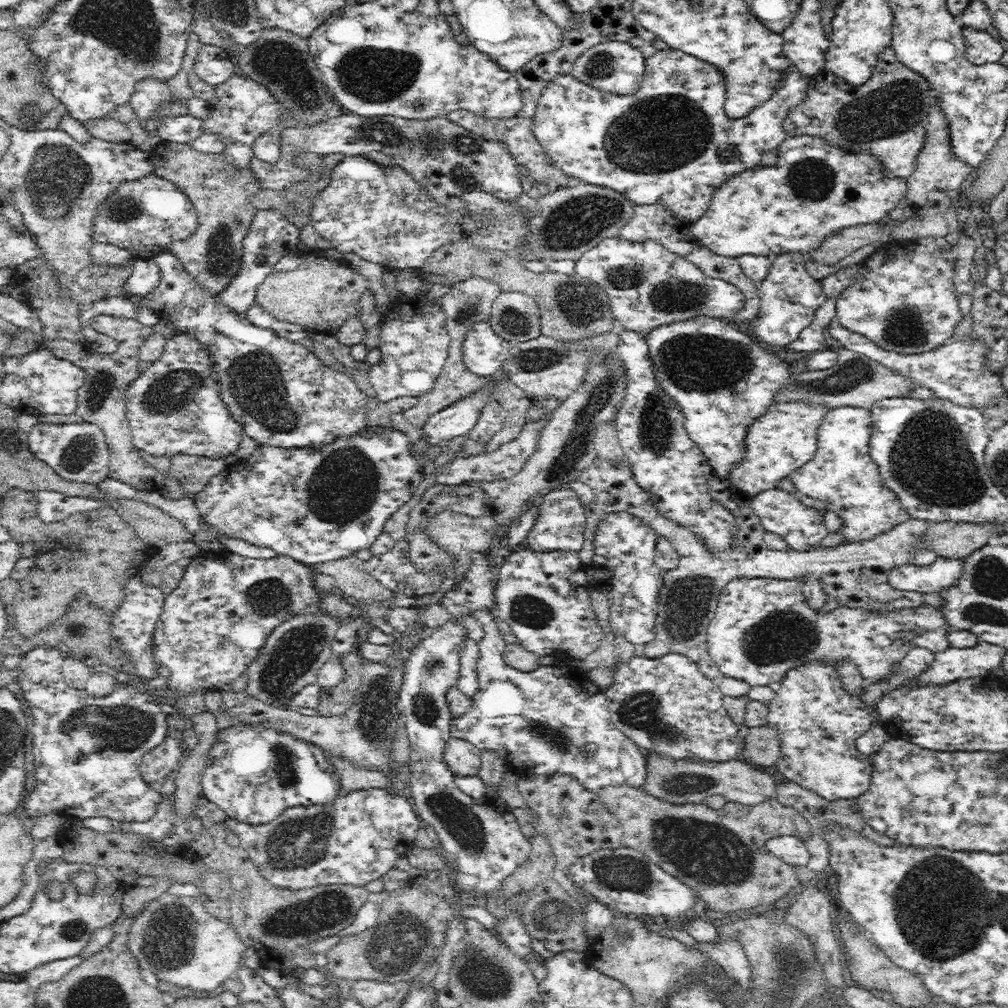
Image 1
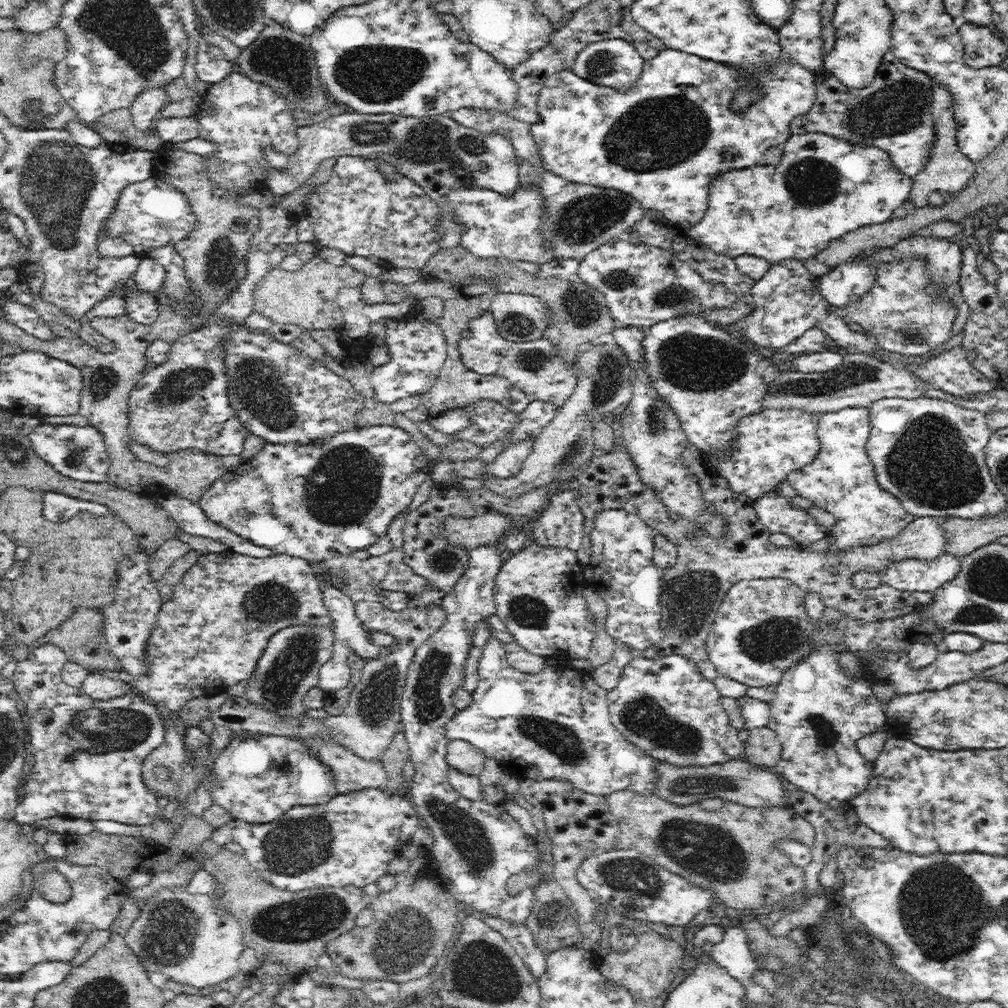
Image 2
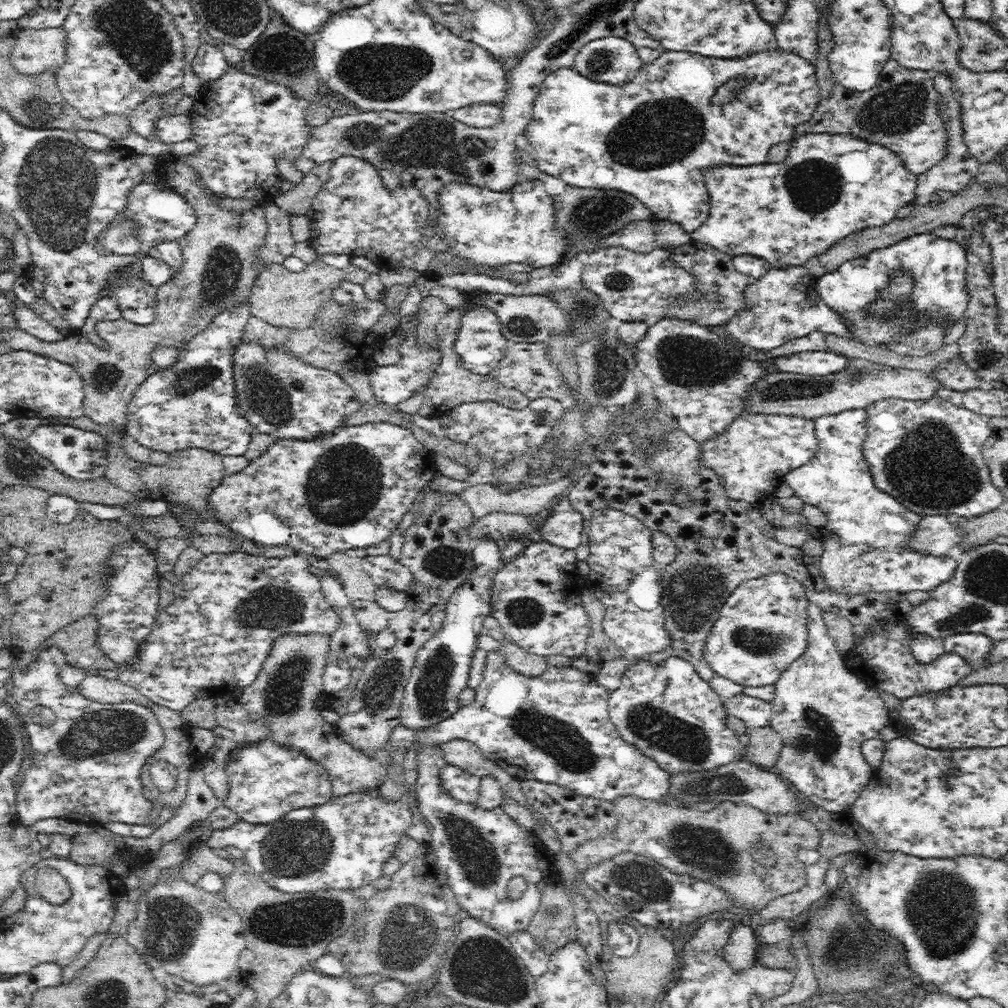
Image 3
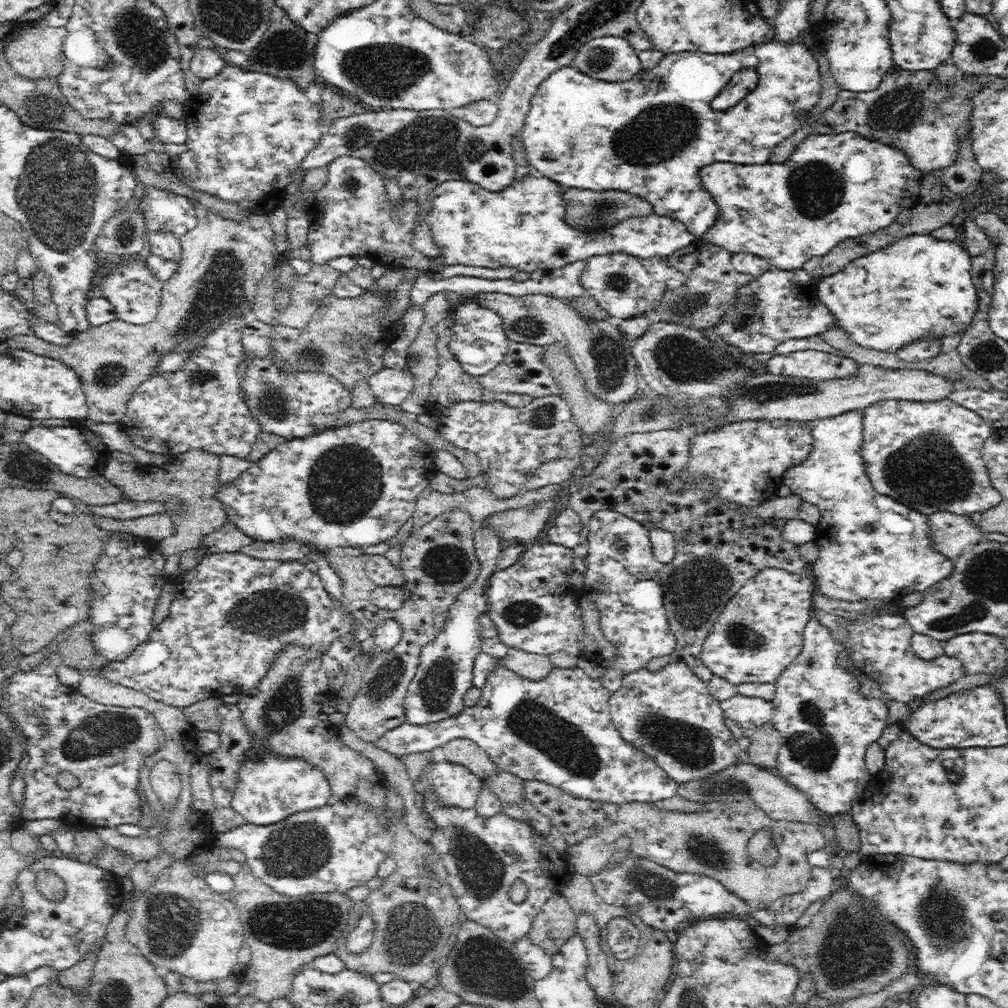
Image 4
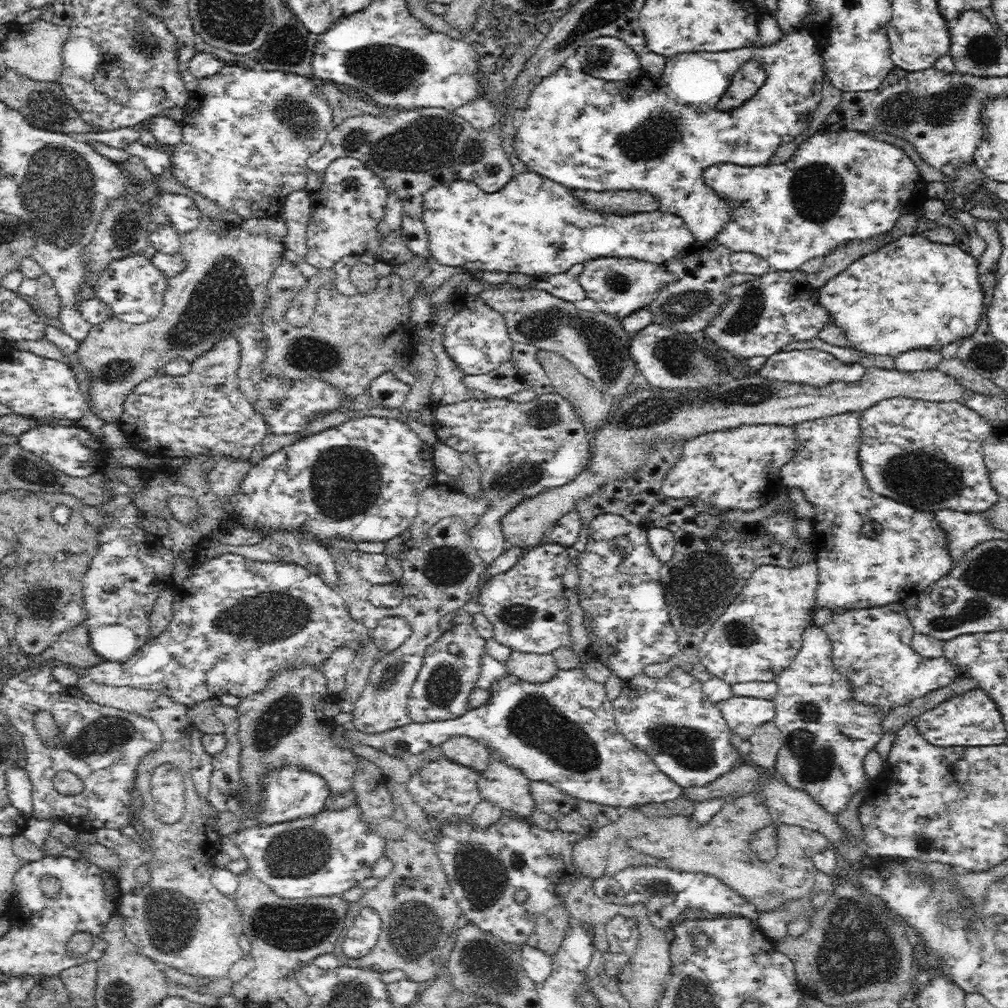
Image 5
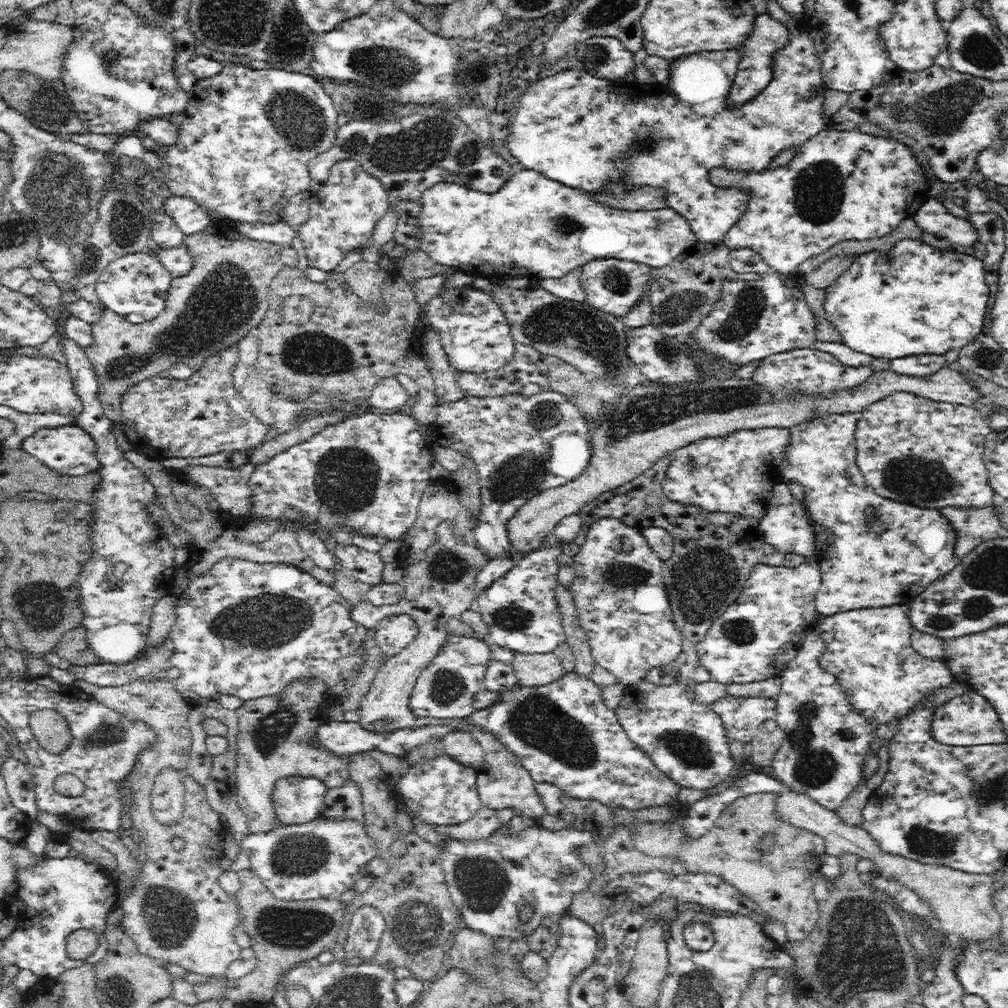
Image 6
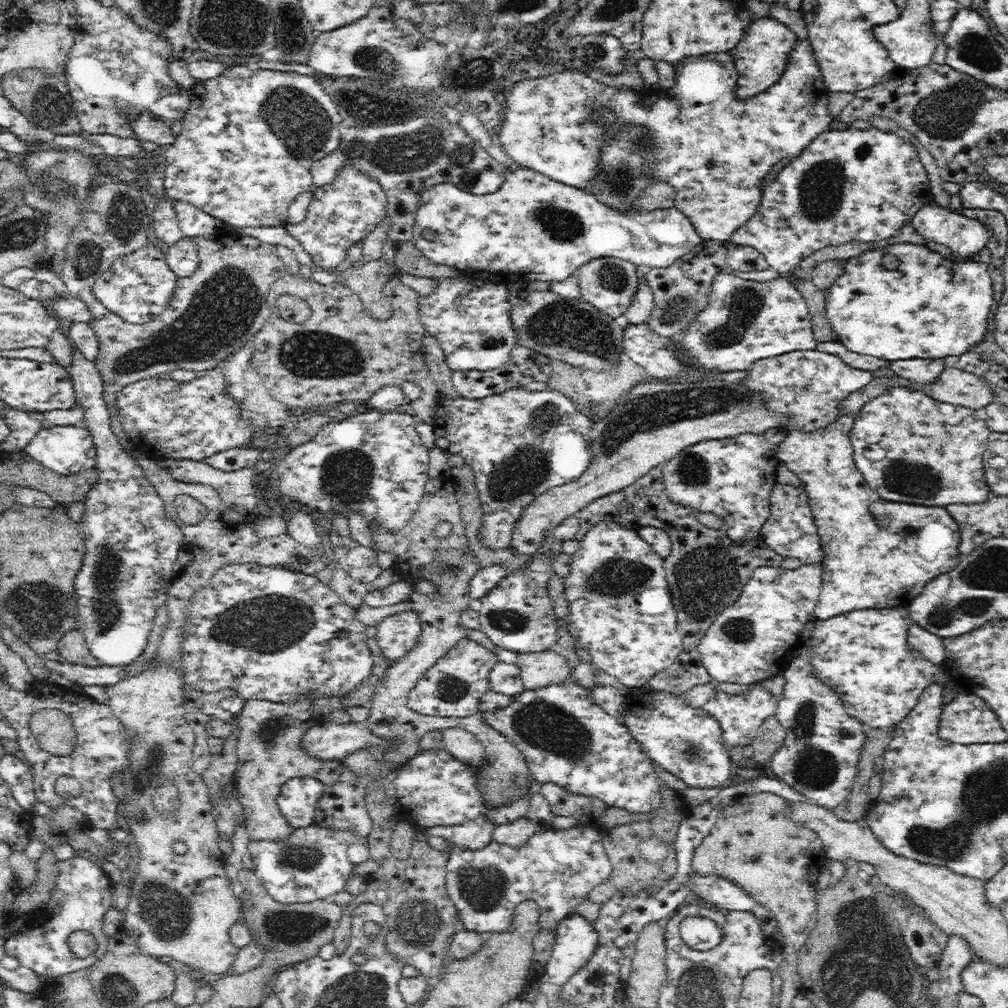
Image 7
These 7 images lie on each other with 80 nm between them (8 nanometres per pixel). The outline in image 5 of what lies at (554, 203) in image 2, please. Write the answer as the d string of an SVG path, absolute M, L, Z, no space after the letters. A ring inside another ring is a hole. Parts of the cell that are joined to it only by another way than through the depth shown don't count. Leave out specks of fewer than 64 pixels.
M569 189L575 202L586 210L597 212L600 216L630 216L638 212L654 212L658 202L647 192L629 189L612 189L611 191Z

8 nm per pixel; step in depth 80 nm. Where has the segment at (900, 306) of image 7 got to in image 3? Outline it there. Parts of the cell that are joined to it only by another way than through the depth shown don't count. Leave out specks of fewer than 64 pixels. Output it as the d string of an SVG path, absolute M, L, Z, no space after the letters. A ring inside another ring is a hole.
M922 233L909 236L889 247L877 248L867 255L843 262L837 269L827 271L816 278L818 293L824 302L847 320L849 330L859 341L867 345L884 346L892 338L908 332L912 328L912 317L903 313L894 324L870 319L864 313L864 306L870 304L878 289L885 287L887 276L894 269L906 269L916 277L916 286L912 294L913 310L925 310L929 316L945 318L952 324L963 318L968 308L965 285L966 247L953 239L940 238L934 233Z

